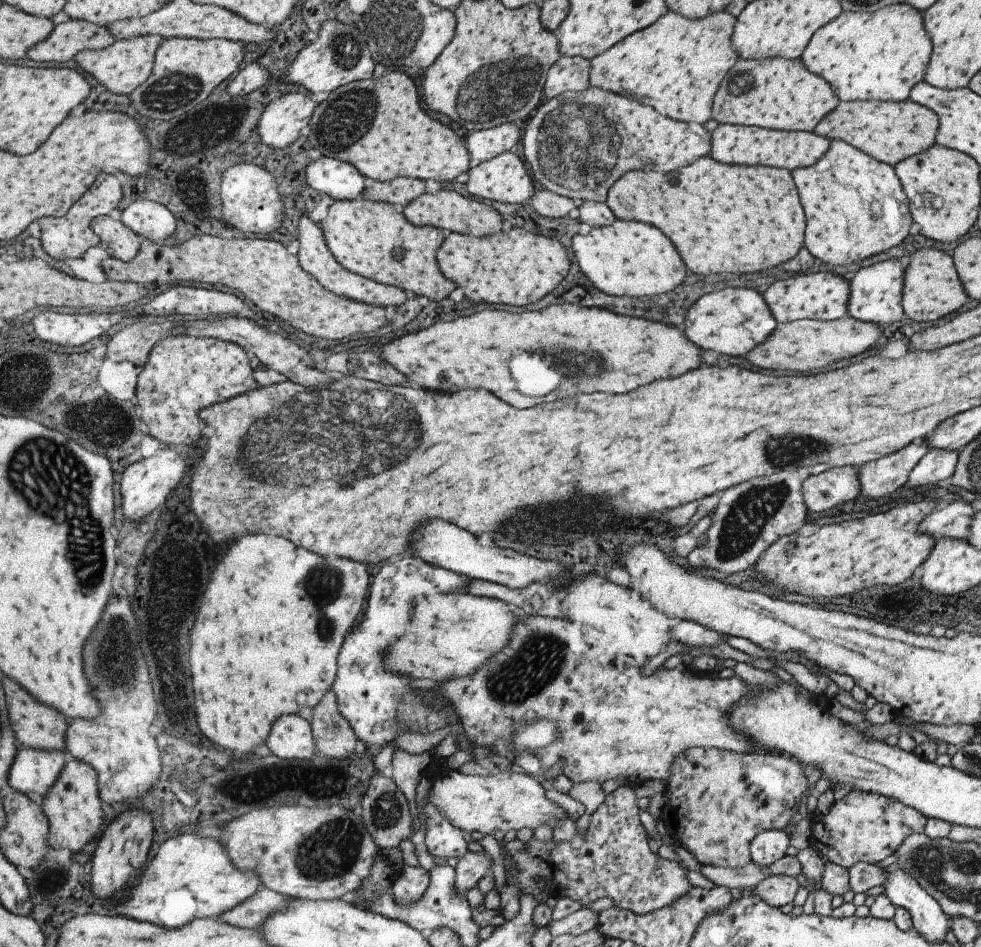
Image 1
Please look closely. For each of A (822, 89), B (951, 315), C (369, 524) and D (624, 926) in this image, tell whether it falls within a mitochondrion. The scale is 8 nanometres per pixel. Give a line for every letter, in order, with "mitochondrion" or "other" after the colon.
A: other
B: other
C: other
D: other

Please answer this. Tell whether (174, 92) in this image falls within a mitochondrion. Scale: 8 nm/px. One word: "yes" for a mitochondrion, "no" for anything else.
yes

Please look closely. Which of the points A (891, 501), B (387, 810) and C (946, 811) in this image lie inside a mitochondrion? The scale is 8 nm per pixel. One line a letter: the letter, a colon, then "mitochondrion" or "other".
A: other
B: mitochondrion
C: other

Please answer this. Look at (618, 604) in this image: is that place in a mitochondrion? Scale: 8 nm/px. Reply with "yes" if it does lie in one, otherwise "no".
no

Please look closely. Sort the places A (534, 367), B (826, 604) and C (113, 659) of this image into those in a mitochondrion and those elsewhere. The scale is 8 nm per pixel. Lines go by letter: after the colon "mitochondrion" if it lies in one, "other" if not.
A: mitochondrion
B: other
C: mitochondrion

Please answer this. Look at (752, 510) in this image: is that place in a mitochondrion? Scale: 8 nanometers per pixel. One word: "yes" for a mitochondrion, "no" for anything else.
yes

